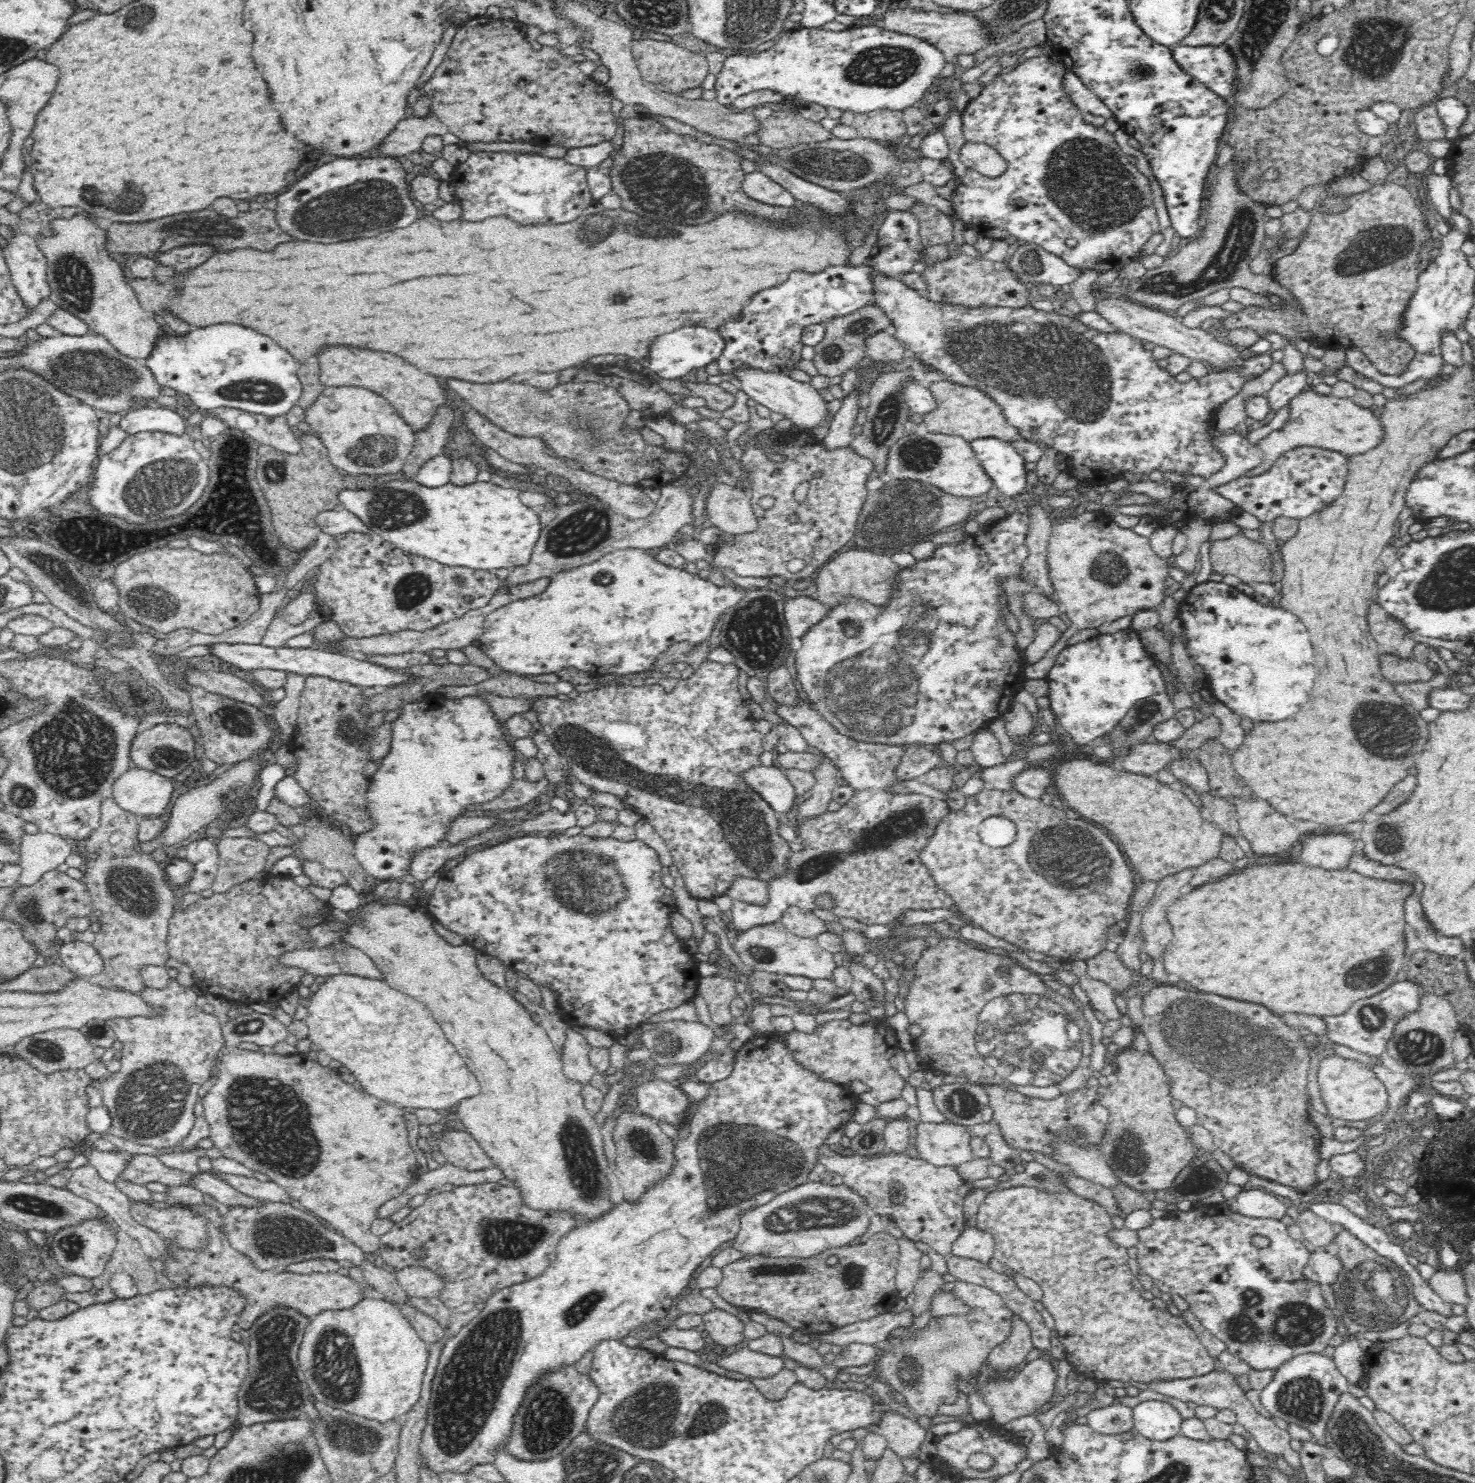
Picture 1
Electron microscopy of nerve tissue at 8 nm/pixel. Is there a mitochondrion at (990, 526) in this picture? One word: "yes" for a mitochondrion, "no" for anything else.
no

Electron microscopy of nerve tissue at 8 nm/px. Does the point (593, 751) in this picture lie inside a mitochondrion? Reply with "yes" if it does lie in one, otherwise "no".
yes

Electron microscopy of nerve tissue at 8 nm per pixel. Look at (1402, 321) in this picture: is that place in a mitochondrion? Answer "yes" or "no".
no

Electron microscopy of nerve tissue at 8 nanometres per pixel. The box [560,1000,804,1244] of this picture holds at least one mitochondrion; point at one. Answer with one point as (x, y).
(643, 1144)

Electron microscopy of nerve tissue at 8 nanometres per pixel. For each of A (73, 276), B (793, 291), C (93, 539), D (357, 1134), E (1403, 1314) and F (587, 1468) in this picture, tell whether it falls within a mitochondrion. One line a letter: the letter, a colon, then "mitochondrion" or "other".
A: mitochondrion
B: other
C: mitochondrion
D: other
E: mitochondrion
F: mitochondrion

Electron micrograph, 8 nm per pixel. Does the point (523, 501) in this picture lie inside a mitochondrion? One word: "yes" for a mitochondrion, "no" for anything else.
no

